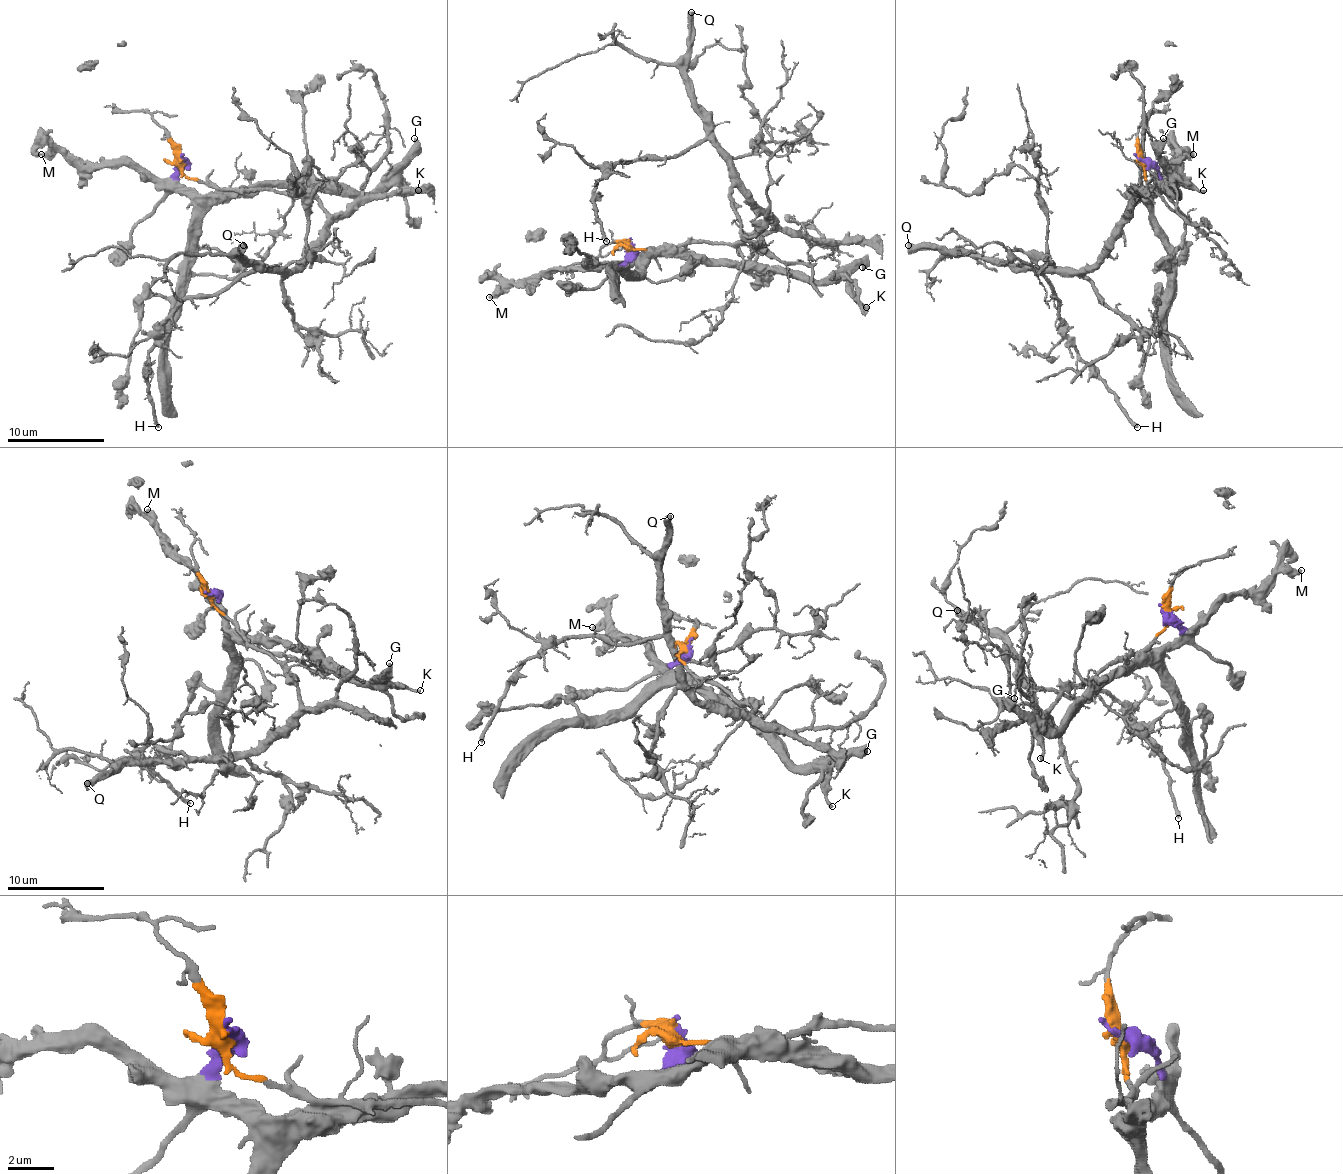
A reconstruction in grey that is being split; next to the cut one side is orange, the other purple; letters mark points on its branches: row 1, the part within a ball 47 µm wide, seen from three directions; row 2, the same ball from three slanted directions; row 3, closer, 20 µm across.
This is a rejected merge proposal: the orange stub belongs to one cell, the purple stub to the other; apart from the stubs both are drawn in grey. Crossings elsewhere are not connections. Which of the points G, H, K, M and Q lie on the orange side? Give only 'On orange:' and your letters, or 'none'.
On orange: H, Q

